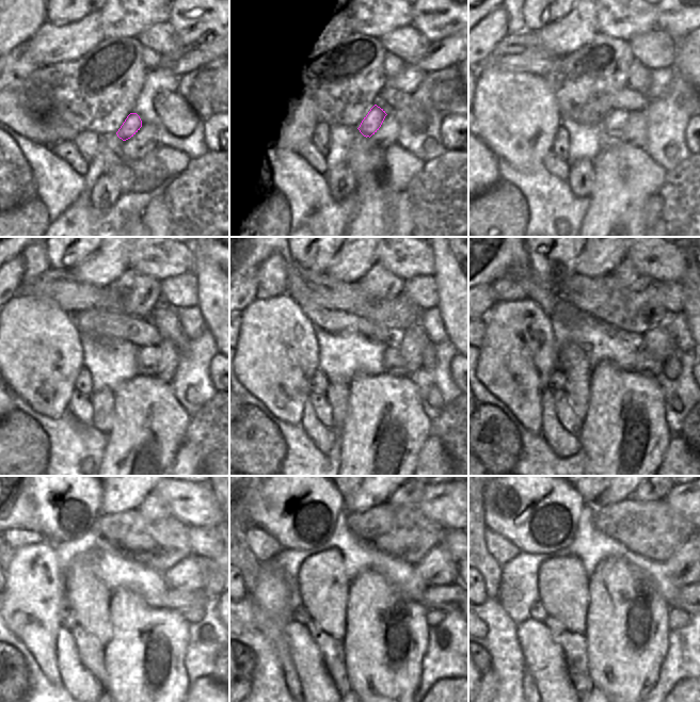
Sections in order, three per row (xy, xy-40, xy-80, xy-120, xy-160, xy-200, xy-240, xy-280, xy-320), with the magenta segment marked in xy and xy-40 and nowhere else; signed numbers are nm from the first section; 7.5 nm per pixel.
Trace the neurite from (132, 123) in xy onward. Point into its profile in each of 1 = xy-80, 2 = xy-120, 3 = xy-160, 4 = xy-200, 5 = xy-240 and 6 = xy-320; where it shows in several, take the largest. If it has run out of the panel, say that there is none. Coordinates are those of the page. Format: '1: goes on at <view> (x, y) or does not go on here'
1: goes on at xy-80 (615, 122)
2: goes on at xy-120 (147, 359)
3: goes on at xy-160 (394, 364)
4: goes on at xy-200 (647, 363)
5: goes on at xy-240 (174, 600)
6: goes on at xy-320 (685, 600)

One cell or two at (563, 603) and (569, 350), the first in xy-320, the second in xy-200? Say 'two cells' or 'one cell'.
one cell

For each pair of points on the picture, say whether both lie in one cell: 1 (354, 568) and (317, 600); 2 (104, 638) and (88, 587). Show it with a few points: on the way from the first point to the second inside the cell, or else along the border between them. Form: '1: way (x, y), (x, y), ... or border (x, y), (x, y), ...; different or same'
1: border (336, 551), (341, 558), (341, 565), (349, 581); different
2: way (98, 625), (93, 616), (90, 600); same

